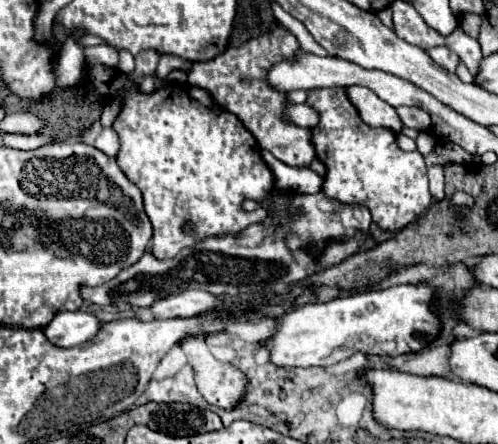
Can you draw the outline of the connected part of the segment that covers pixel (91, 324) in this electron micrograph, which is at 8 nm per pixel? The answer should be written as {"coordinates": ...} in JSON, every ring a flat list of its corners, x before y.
{"coordinates":[[75,310,75,312,55,314,53,322,49,322,49,326,45,326,43,330,49,342,53,342,53,346,73,348,91,340,97,334,99,326,101,324,93,314]]}

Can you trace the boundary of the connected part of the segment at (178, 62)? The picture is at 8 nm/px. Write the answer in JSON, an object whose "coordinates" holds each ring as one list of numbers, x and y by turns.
{"coordinates":[[163,54,161,60,159,60,159,66,157,66,157,76,159,78,167,78,169,72,173,70,189,70,191,68,191,62,185,62,183,58,177,58,177,56,171,56,171,54]]}

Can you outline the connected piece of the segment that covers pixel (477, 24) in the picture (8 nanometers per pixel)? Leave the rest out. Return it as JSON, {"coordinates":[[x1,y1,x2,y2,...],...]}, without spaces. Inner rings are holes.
{"coordinates":[[471,12,461,14,459,16,459,26,461,26,461,30,465,30,465,34,469,34,471,38,477,40,477,34,481,30,481,16,479,14,471,14]]}

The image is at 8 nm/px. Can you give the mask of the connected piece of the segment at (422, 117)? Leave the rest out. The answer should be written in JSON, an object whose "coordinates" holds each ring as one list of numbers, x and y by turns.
{"coordinates":[[397,108,397,114,401,118,401,122,407,128,417,128,417,130,429,130,431,126,431,118,425,110,421,108]]}

